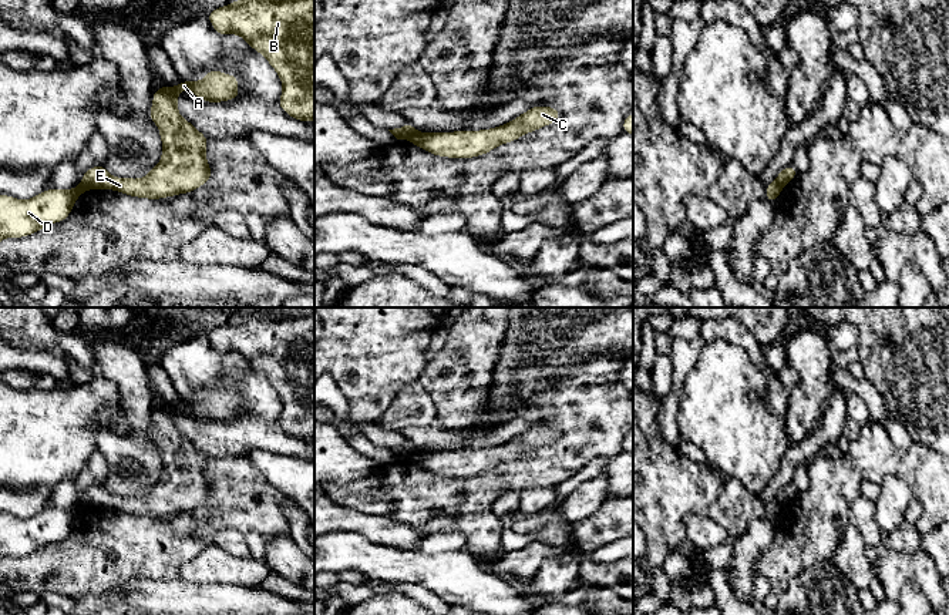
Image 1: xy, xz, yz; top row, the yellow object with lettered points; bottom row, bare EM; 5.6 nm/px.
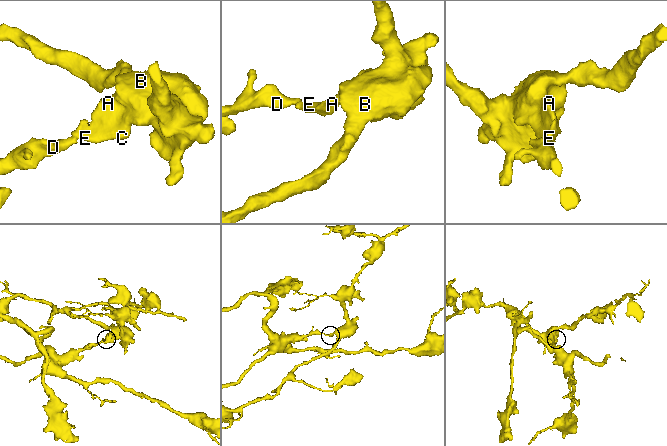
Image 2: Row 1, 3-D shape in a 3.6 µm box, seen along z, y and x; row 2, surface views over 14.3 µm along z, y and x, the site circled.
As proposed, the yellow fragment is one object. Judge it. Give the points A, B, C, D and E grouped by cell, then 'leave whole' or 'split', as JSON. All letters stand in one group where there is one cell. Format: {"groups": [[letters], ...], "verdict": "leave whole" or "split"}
{"groups": [["A", "B", "C", "E"], ["D"]], "verdict": "split"}

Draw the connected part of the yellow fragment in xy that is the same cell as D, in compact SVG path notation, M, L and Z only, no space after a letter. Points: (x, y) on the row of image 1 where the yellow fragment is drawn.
M84 182L73 189L47 188L26 201L0 194L0 241L26 238L67 219L77 198L90 189L92 188Z

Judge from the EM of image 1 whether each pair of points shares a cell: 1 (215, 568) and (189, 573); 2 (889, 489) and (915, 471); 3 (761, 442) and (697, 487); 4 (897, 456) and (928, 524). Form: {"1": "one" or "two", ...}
{"1": "one", "2": "two", "3": "two", "4": "one"}

